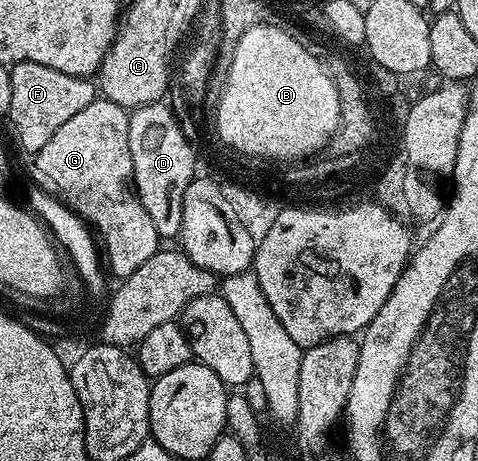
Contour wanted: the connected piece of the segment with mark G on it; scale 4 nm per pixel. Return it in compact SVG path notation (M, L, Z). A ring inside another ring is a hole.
M97 99L89 103L82 111L77 111L73 119L69 119L41 147L41 151L33 154L35 161L34 184L38 185L45 192L54 194L55 198L68 206L87 223L97 234L101 242L102 252L105 254L105 265L115 279L122 279L133 275L145 259L149 259L161 248L161 238L157 233L149 214L142 206L135 186L132 182L134 175L133 159L129 151L129 113L122 109L117 103L106 99Z

